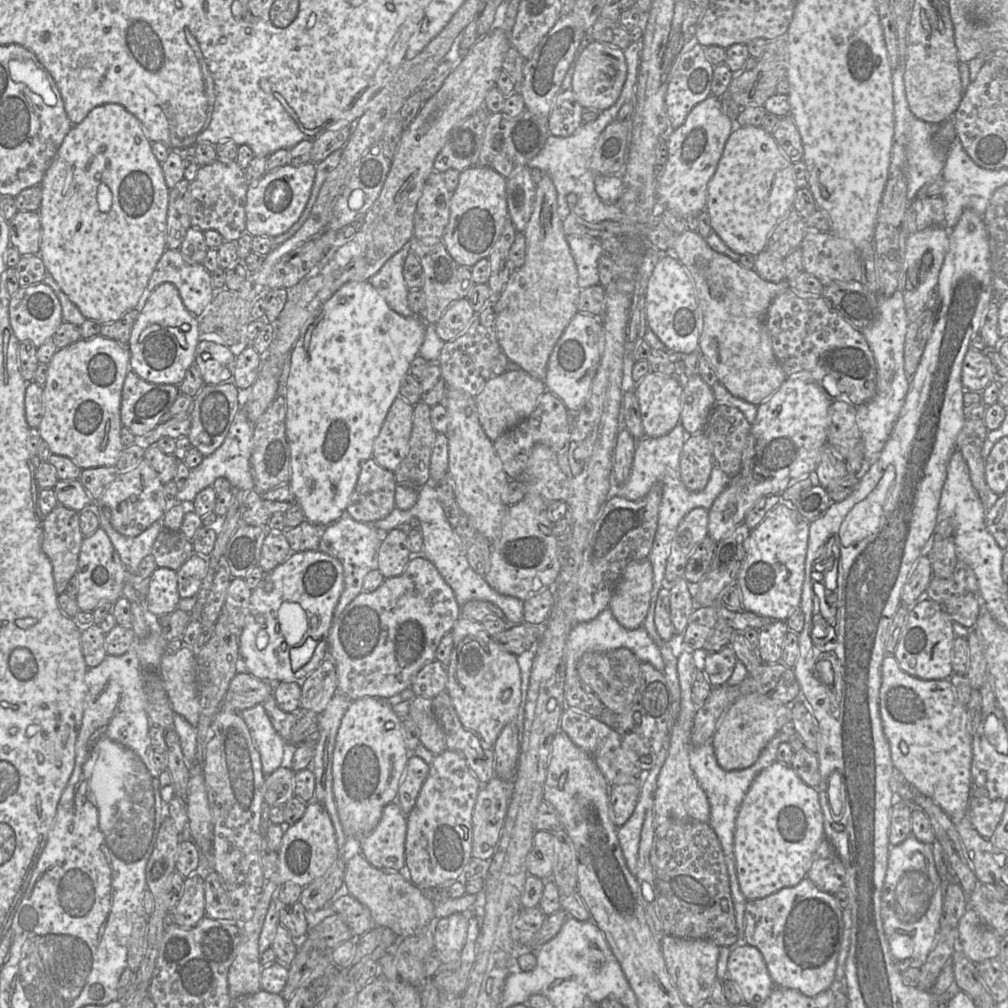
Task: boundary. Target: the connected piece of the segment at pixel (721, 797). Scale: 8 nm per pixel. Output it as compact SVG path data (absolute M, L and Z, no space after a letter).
M774 736L763 748L758 759L753 765L746 769L734 771L725 771L718 765L712 742L706 742L699 747L691 746L689 750L689 761L691 770L693 771L699 786L706 794L709 802L710 818L708 824L714 830L722 847L729 877L730 891L733 899L738 940L744 940L744 915L747 899L744 897L740 890L739 882L736 875L735 857L733 850L735 820L744 796L746 795L753 780L763 769L769 767L776 761L776 752L778 746L781 743L781 738L775 738Z

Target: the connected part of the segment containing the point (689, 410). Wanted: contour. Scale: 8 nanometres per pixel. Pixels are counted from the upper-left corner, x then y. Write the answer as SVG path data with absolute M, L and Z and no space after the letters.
M698 373L676 375L683 386L681 423L687 433L703 432L708 416L715 405L712 388Z

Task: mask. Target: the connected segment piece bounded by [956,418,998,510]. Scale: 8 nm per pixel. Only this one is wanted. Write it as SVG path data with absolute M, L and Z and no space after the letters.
M966 418L956 442L956 450L962 453L969 468L973 487L986 510L990 509L998 499L998 495L994 494L986 483L985 459L981 455L987 433L988 429L983 419Z

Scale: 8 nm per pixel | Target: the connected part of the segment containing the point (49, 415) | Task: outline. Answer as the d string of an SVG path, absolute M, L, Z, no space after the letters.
M101 335L91 338L81 338L65 348L57 349L48 363L48 376L46 383L42 386L44 391L44 415L38 426L42 441L50 447L52 454L65 456L74 461L80 468L88 469L101 466L115 466L124 449L120 438L121 422L121 399L122 389L127 373L130 371L130 350L128 344L109 339Z

